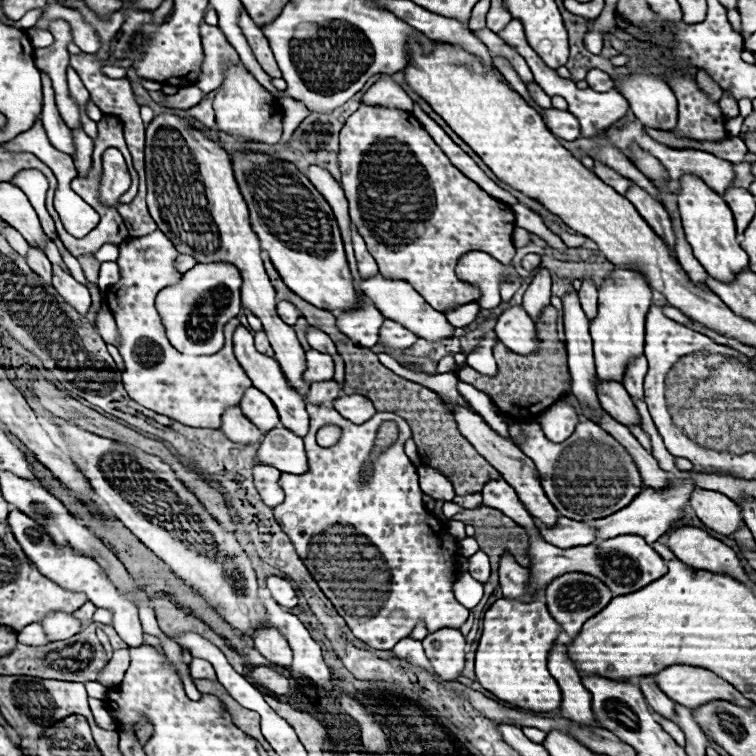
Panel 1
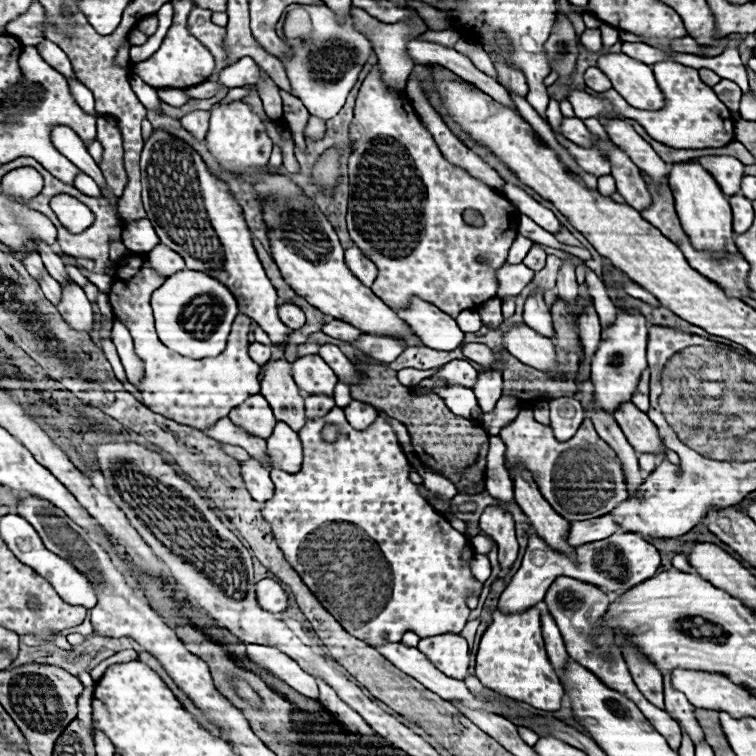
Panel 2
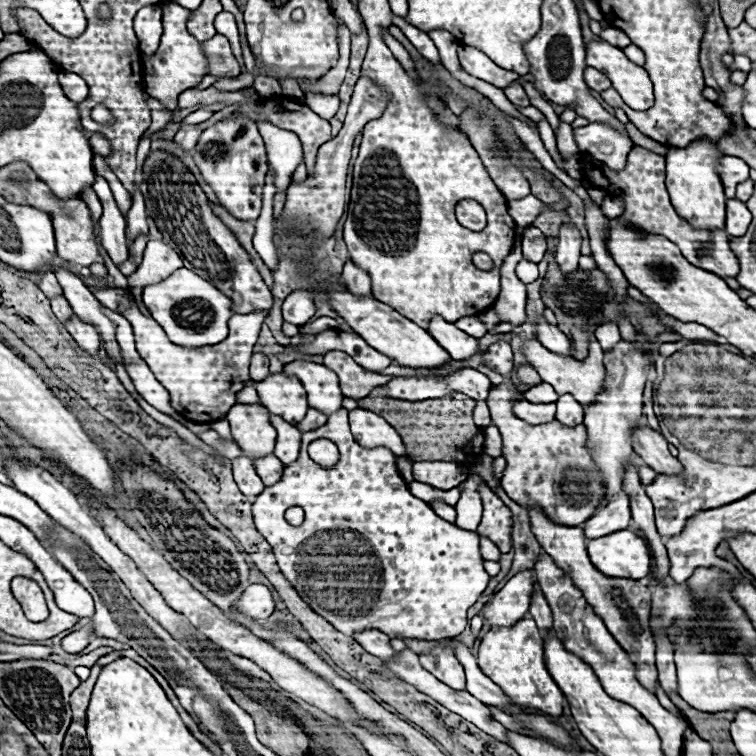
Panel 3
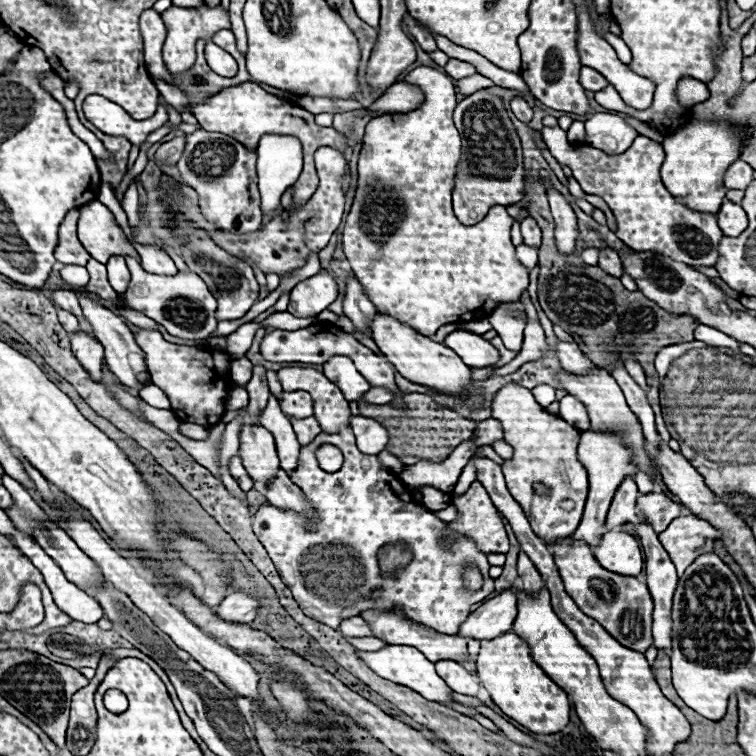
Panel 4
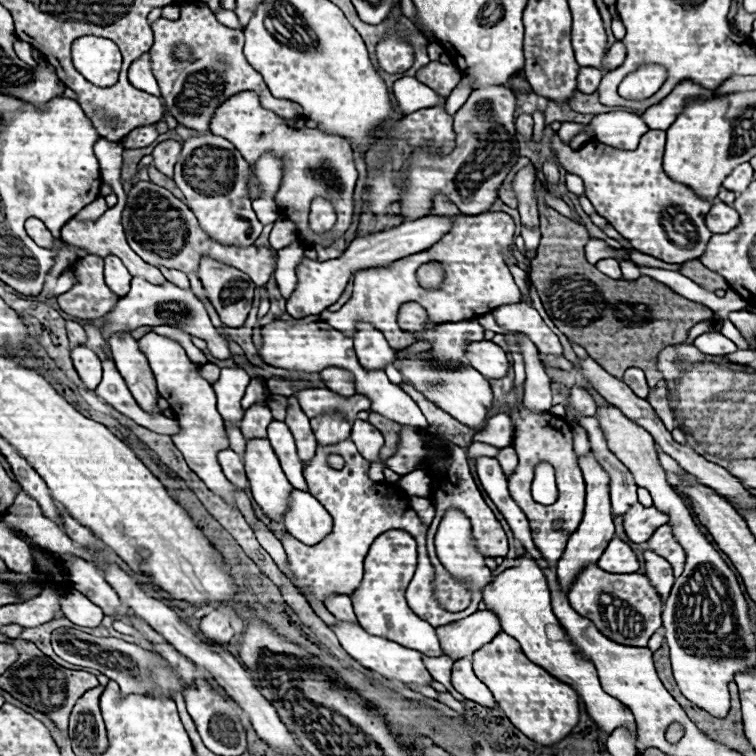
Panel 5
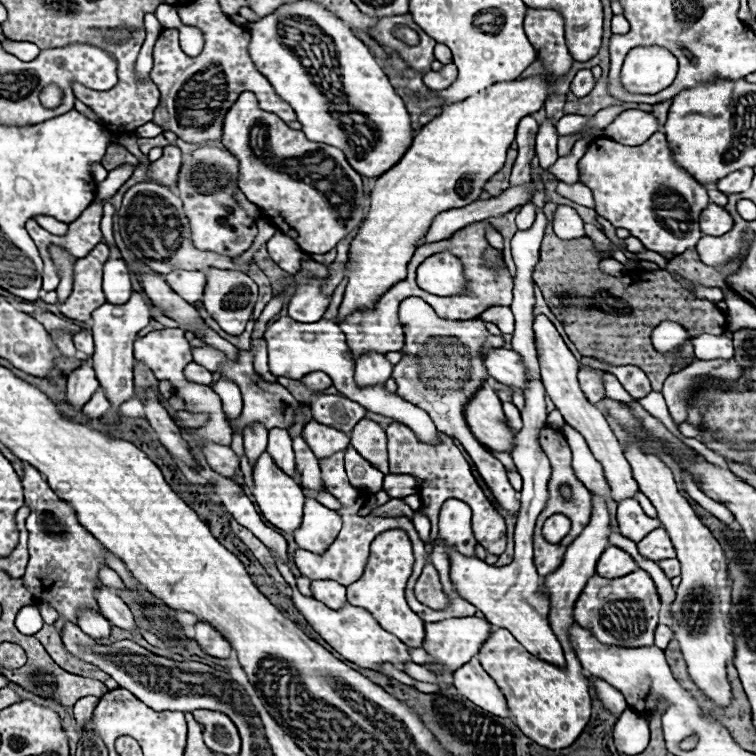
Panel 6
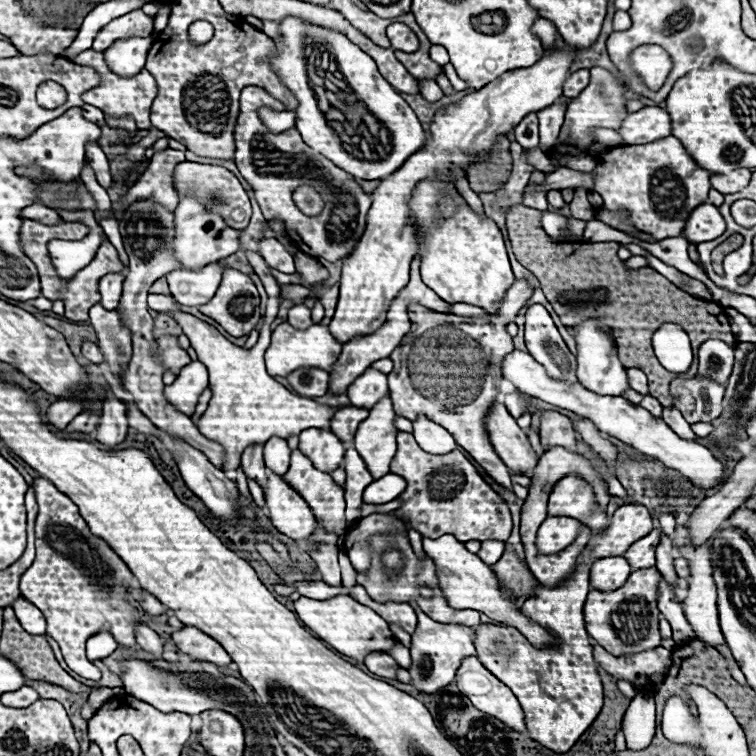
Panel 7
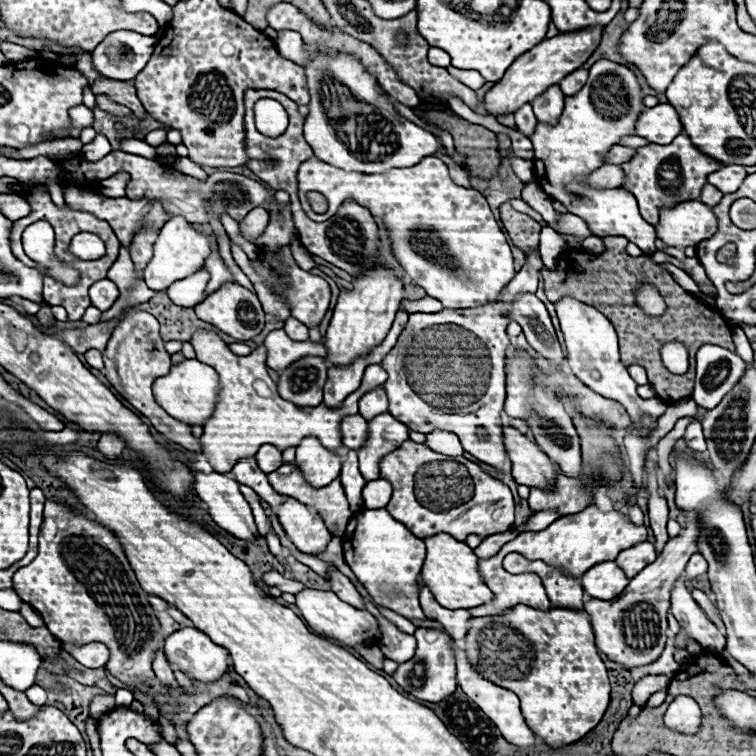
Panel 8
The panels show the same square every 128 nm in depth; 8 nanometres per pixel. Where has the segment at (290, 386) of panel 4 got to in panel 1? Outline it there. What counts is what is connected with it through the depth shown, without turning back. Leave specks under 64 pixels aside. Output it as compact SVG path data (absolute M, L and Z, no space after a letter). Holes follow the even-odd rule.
M318 350L306 352L306 372L302 374L304 382L328 382L334 378L334 362L328 354L322 354Z

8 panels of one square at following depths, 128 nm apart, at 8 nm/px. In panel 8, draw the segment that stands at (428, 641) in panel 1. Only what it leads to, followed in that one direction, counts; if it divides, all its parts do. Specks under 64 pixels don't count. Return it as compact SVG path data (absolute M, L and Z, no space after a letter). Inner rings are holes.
M454 648L454 658L456 658L456 666L458 666L458 686L464 690L464 694L496 724L496 728L500 730L500 734L504 736L506 742L512 742L514 746L532 746L534 744L534 732L526 726L524 722L524 716L520 712L520 702L518 702L518 696L512 694L510 690L504 690L500 686L494 686L490 684L488 680L480 678L478 672L472 670L470 662L466 660L466 654L462 648Z

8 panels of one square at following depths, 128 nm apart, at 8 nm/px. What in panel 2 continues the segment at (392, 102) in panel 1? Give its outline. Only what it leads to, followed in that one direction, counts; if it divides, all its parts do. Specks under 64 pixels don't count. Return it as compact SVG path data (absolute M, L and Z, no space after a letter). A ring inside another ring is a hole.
M352 6L352 8L350 8L350 14L352 14L352 24L354 24L354 28L360 30L360 32L373 43L378 64L380 64L380 70L384 72L384 74L382 74L382 76L384 76L384 82L386 82L390 88L394 88L394 90L398 90L398 92L404 94L406 78L408 78L408 74L410 74L412 68L414 68L412 58L408 58L408 54L406 53L406 46L410 38L424 34L424 32L428 30L426 24L422 22L422 18L416 16L416 14L412 14L408 22L385 24L371 17L368 12L360 10L358 6Z

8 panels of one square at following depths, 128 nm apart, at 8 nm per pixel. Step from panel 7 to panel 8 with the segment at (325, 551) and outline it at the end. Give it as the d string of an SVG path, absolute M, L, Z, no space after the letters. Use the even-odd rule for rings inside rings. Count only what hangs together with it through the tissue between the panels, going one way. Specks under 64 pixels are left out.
M332 570L328 574L330 574L330 582L332 582L332 592L336 592L340 598L344 598L344 602L348 602L350 606L366 610L366 604L364 604L362 596L358 594L354 584L344 574L340 574L338 570Z

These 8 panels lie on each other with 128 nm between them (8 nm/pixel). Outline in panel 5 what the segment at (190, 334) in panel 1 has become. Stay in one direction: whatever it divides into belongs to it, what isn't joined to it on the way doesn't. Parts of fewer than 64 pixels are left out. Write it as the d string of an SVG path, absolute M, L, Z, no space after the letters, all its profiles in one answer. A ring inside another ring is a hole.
M134 278L130 292L124 298L120 298L116 302L116 306L104 316L104 324L100 328L102 338L104 338L104 344L102 344L104 356L108 360L112 360L112 352L108 346L108 340L112 334L130 334L132 330L136 330L140 326L162 326L162 324L176 326L192 336L206 340L208 348L212 350L212 356L216 356L218 360L230 358L228 342L224 342L224 338L218 334L218 330L210 322L210 316L208 316L204 304L192 294L192 290L182 290L182 288L174 286L172 282L164 282L164 284L156 286L156 284L146 282L144 278Z

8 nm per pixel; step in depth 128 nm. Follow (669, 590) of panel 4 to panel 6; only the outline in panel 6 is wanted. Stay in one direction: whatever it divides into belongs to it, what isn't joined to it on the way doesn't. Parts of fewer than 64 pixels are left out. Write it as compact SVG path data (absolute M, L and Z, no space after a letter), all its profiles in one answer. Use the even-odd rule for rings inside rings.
M668 558L668 560L660 560L658 566L664 570L664 574L668 578L674 578L674 576L680 576L680 562L676 558Z

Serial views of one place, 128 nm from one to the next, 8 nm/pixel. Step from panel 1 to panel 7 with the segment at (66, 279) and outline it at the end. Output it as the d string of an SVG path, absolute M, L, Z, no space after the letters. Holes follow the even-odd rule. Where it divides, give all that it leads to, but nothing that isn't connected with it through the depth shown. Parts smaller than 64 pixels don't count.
M56 400L46 414L46 422L52 424L56 430L62 430L68 426L68 422L78 416L84 408L84 402L80 400Z

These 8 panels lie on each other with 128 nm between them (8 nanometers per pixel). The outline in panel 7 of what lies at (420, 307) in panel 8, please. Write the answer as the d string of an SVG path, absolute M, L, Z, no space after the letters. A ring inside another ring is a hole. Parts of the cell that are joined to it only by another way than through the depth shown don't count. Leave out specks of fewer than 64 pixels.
M450 304L448 312L456 314L456 316L488 316L482 308L474 308L468 304Z

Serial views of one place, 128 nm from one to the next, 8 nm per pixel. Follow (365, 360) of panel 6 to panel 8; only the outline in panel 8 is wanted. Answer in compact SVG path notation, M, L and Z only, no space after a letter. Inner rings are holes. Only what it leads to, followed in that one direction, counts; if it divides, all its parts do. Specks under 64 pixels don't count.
M378 386L360 398L360 414L364 414L364 418L372 420L376 414L384 412L388 412L388 398L384 386Z

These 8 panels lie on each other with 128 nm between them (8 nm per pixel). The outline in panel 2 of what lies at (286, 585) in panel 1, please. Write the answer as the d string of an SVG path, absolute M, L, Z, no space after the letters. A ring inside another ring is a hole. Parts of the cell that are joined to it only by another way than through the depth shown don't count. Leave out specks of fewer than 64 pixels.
M264 578L256 584L256 602L260 604L262 610L268 610L272 614L284 612L288 606L288 596L282 590L282 586L272 580L272 578Z

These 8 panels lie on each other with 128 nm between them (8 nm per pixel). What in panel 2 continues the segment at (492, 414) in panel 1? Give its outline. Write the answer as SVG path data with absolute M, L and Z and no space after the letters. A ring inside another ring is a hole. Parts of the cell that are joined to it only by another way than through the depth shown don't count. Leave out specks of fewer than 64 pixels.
M490 436L490 452L486 466L486 490L498 500L514 500L512 498L512 480L504 466L504 442L498 436Z

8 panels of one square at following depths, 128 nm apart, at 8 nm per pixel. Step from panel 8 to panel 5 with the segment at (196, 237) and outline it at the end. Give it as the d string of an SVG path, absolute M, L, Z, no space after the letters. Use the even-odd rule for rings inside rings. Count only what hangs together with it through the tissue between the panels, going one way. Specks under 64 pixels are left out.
M214 134L192 136L184 142L182 154L176 164L174 182L184 192L188 208L196 214L200 228L216 242L224 246L248 248L262 232L262 224L258 222L252 200L248 198L248 180L250 168L238 150L224 138Z

